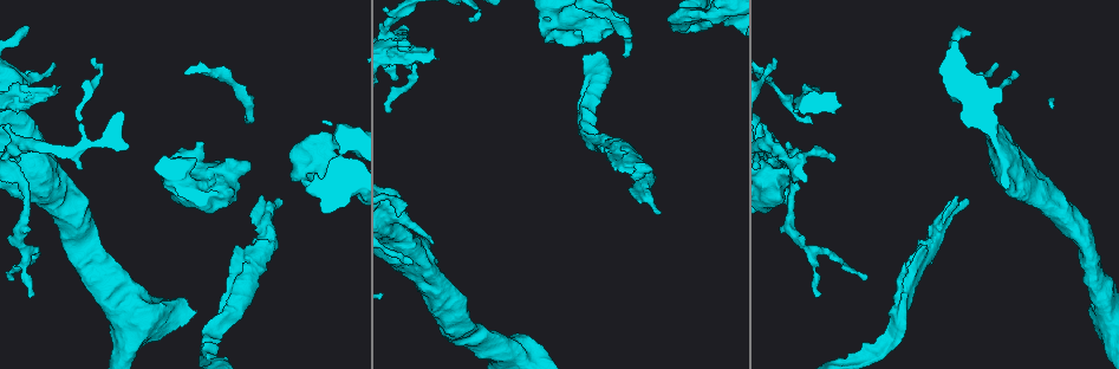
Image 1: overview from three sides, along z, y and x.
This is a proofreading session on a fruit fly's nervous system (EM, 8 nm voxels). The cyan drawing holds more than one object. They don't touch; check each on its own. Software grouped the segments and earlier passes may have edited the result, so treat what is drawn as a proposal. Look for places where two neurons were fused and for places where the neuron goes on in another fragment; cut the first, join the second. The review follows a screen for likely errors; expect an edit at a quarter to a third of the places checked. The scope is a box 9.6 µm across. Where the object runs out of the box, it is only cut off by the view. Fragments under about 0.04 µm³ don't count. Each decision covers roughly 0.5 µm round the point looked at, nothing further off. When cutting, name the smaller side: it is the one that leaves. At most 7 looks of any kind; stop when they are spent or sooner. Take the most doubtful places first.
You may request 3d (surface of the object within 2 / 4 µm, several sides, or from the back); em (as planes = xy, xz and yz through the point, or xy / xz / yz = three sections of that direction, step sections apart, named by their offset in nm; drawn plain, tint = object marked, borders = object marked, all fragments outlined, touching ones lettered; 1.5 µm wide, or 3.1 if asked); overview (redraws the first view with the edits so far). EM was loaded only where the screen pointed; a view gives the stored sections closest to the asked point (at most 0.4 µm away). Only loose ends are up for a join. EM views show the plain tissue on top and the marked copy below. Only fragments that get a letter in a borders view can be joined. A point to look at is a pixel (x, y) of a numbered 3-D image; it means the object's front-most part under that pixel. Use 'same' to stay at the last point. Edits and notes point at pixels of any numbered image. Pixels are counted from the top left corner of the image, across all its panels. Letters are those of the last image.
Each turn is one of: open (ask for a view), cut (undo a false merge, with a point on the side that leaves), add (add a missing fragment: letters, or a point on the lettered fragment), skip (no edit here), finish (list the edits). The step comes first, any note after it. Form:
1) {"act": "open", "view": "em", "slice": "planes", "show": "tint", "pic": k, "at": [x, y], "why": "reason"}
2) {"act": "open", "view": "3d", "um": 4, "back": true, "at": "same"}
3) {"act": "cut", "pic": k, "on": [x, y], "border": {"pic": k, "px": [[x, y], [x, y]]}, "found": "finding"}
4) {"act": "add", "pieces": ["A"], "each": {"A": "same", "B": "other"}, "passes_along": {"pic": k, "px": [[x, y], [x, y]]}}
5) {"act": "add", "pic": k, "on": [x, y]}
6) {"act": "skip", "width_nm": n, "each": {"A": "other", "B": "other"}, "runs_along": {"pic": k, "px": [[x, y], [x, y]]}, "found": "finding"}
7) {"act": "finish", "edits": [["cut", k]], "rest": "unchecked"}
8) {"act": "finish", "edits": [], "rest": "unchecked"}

{"act": "open", "view": "em", "slice": "xy", "step": 8, "show": "borders", "pic": 1, "at": [966, 199], "why": "an open end"}

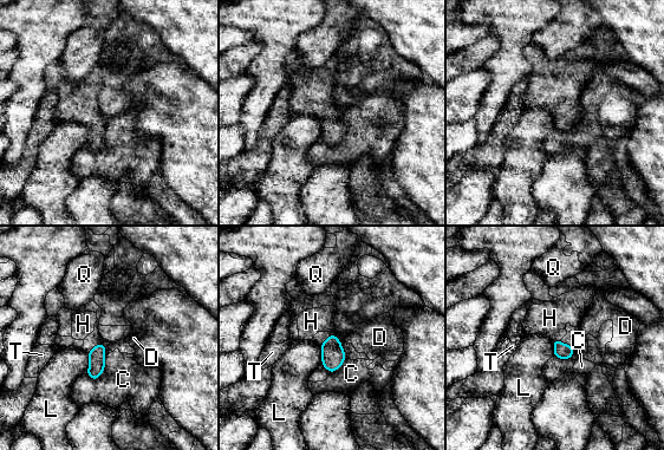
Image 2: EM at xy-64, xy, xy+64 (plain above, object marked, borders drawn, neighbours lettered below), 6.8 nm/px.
{"act": "open", "view": "em", "slice": "planes", "show": "borders", "at": "same"}

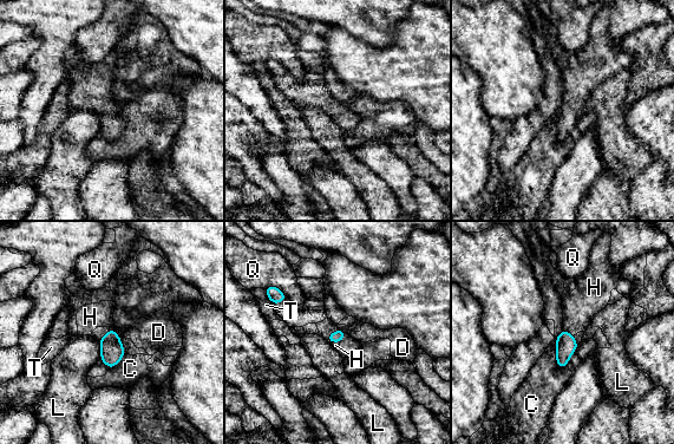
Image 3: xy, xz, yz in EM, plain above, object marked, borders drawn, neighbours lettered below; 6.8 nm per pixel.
{"act": "add", "pieces": ["H"], "each": {"C": "other", "D": "other", "H": "same", "L": "other", "Q": "other", "T": "other"}, "found": "it goes on there"}

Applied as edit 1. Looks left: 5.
{"act": "open", "view": "em", "slice": "xy", "step": 8, "show": "tint", "pic": 1, "at": [833, 159], "why": "branch stops here"}

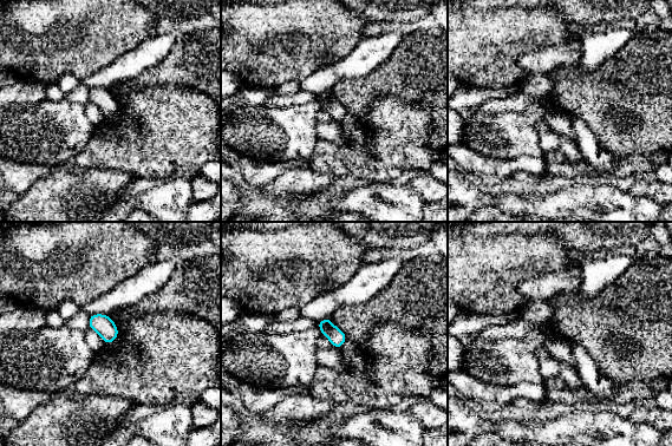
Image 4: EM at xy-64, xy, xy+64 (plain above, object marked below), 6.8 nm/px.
{"act": "open", "view": "em", "slice": "planes", "show": "tint", "at": "same", "why": "another direction"}

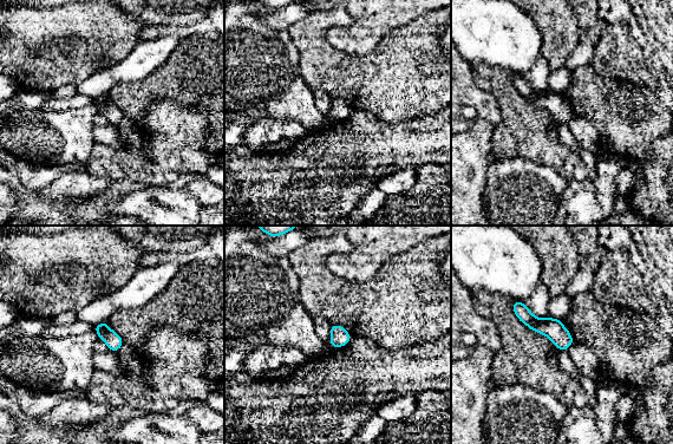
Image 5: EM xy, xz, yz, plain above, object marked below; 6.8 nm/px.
{"act": "open", "view": "em", "slice": "planes", "show": "borders", "at": "same"}

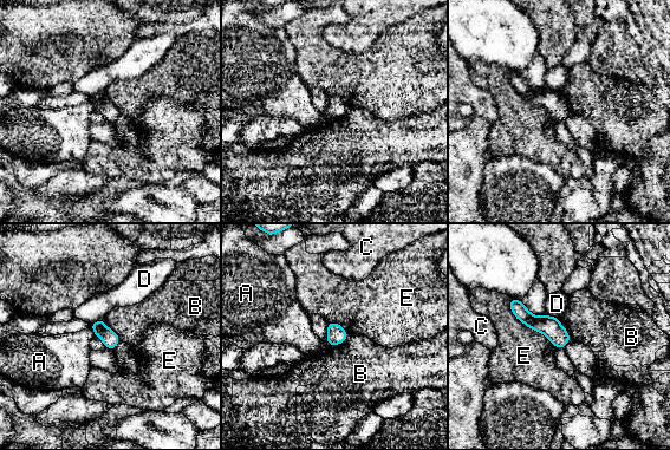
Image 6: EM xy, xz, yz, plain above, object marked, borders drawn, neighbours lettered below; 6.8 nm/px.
{"act": "skip", "each": {"A": "other", "B": "other", "C": "other", "D": "other", "E": "other"}, "runs_along": {"pic": 6, "px": [[512, 304], [565, 340]]}, "found": "none of them fits"}

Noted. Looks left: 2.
{"act": "finish", "edits": [["add", 3]], "rest": "unchecked"}

